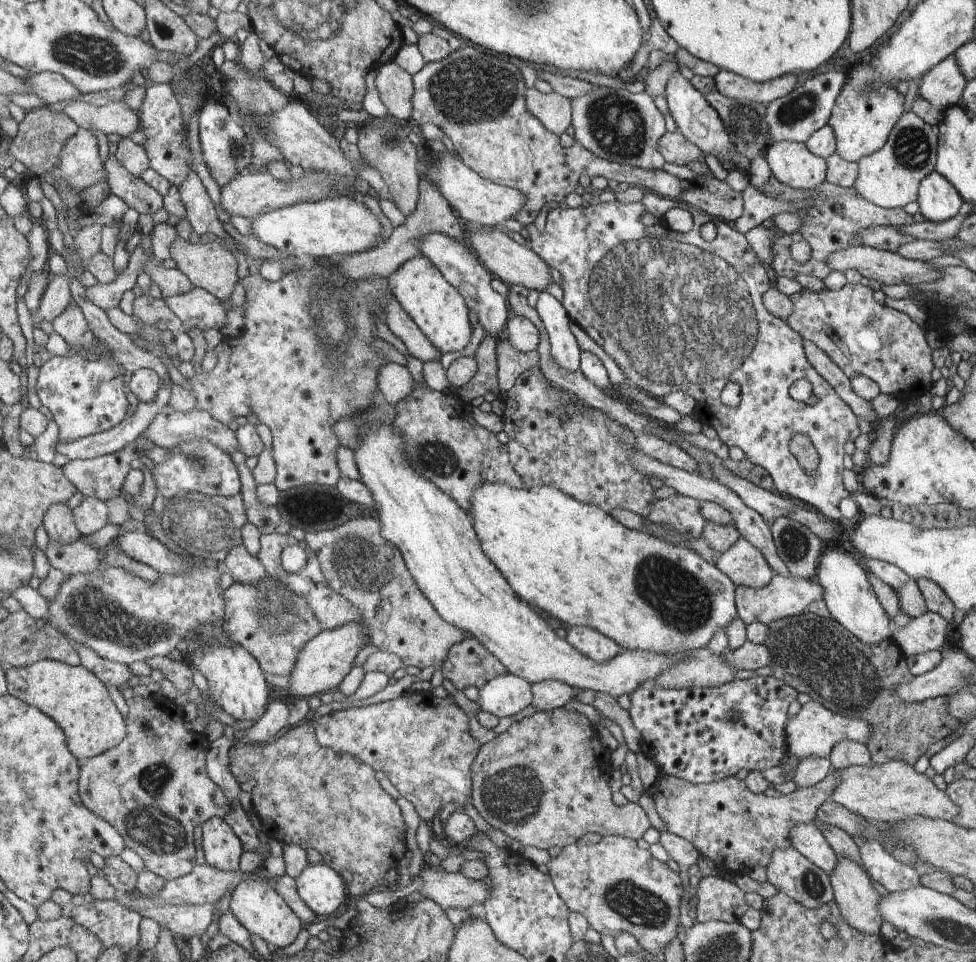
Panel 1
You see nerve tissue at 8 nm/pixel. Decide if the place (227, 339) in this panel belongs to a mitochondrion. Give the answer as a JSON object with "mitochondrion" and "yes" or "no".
{"mitochondrion":"no"}

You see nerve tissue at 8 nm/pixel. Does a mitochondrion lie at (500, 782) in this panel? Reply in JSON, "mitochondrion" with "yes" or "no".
{"mitochondrion":"yes"}

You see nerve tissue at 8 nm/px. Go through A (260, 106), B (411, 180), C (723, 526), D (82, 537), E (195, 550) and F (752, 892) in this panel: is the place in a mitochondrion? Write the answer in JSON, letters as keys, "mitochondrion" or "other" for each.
{"A":"mitochondrion","B":"other","C":"other","D":"other","E":"mitochondrion","F":"other"}

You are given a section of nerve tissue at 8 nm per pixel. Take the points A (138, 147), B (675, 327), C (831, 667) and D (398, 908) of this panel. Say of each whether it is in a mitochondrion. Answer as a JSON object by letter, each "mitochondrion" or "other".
{"A":"other","B":"mitochondrion","C":"mitochondrion","D":"other"}

